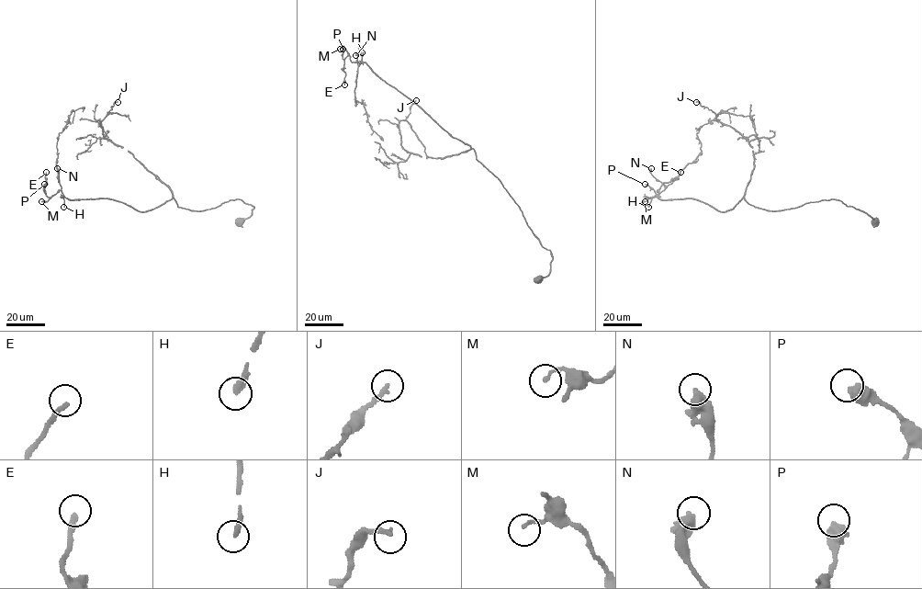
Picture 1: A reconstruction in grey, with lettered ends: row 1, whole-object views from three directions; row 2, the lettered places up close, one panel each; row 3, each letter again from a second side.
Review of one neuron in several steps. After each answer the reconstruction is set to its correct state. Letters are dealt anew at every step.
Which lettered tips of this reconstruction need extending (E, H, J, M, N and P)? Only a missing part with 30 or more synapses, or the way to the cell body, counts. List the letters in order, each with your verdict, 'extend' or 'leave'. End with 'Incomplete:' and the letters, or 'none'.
E: extend
H: extend
J: leave
M: leave
N: leave
P: leave
Incomplete: E, H

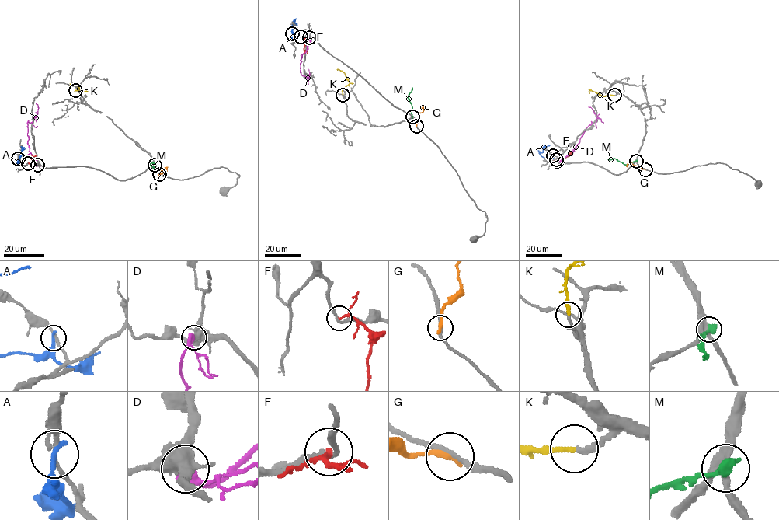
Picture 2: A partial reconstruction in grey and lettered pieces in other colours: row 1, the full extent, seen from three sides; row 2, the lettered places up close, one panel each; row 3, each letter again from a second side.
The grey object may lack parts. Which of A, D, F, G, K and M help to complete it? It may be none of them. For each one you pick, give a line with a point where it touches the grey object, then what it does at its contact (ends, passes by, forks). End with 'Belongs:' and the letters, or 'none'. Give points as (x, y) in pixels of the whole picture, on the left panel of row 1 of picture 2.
K: meets grey at (75, 90); it ends there
Belongs: K

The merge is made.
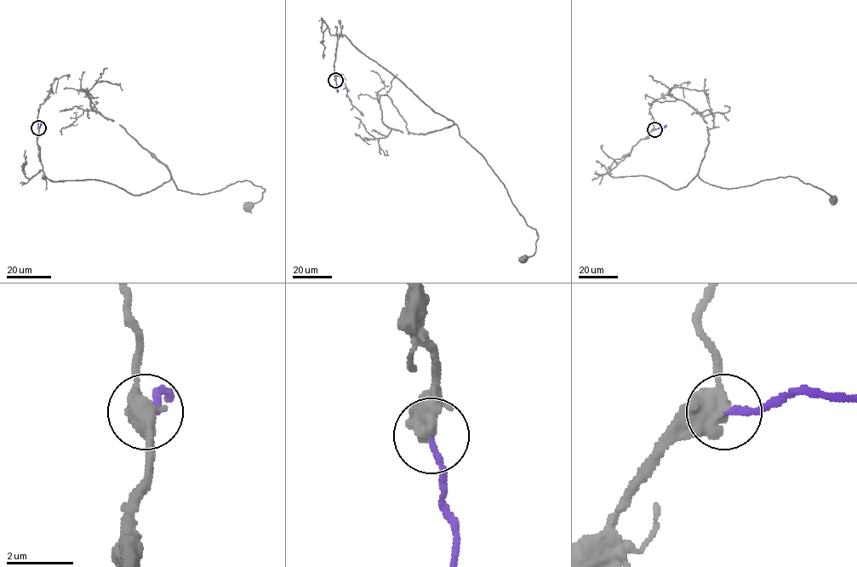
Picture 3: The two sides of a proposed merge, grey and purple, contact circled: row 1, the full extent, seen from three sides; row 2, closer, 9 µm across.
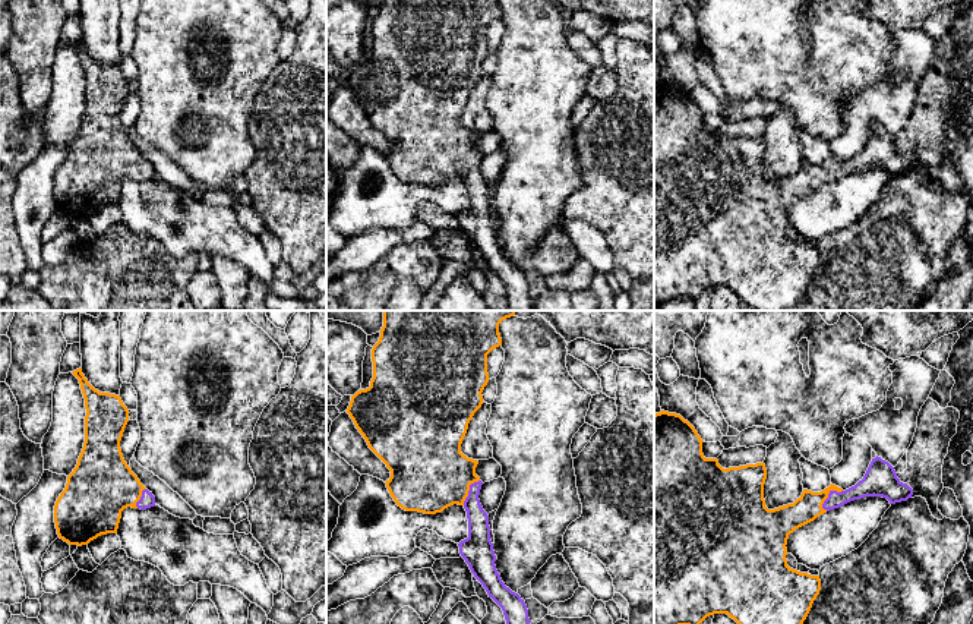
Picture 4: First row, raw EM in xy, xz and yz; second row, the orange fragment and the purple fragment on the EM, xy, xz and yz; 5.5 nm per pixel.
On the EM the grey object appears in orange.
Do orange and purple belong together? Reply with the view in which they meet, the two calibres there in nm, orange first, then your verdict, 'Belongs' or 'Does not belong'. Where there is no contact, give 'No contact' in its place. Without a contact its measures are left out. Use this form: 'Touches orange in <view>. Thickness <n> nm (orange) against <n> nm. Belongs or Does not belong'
Touches orange in yz. Thickness 150 nm (orange) against 130 nm. Belongs

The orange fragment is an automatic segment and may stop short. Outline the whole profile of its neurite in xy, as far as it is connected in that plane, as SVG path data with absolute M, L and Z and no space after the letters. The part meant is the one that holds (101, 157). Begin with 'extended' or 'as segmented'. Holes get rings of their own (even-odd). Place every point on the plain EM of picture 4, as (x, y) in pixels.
extended; M82 40L72 45L79 51L85 70L85 114L78 136L67 148L66 160L56 173L54 195L60 211L69 217L82 218L101 207L117 205L124 180L151 180L155 177L155 168L123 130L120 113L129 94L129 82L120 67L95 62L82 45Z

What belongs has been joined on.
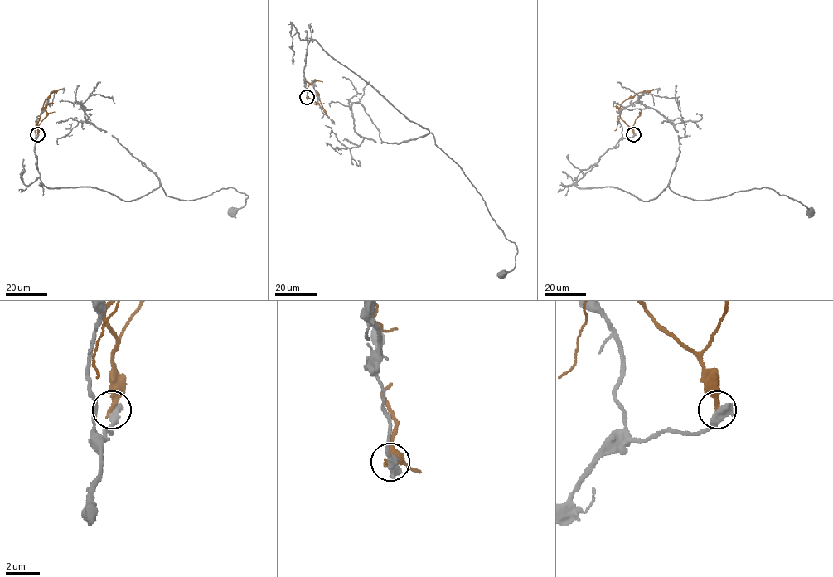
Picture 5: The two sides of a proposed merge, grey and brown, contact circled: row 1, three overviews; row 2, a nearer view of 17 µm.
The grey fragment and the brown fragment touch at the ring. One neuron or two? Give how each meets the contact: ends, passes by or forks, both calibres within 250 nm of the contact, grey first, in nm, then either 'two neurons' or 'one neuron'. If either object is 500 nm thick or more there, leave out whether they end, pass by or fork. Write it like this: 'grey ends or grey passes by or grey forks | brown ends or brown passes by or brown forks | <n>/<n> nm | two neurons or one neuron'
600/320 nm | two neurons

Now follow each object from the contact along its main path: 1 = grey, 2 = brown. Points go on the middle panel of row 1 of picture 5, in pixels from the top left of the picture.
1: (307, 97), (303, 68), (307, 46), (314, 40), (426, 128), (457, 163), (517, 247), (514, 268), (501, 273)
2: (307, 97), (306, 89), (312, 84), (329, 117)

